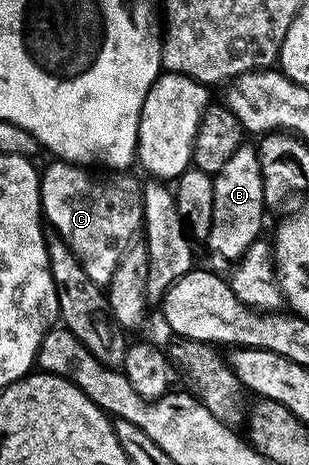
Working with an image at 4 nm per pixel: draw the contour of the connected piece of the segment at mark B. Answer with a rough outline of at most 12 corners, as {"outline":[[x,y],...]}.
{"outline":[[257,149],[213,176],[208,267],[221,274],[262,235]]}

